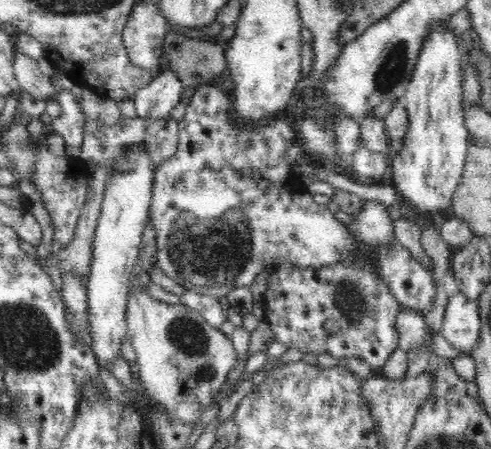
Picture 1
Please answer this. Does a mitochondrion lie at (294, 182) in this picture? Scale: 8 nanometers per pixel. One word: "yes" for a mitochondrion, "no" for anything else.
no

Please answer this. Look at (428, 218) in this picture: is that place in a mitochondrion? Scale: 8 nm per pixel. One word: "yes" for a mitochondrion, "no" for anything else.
no

